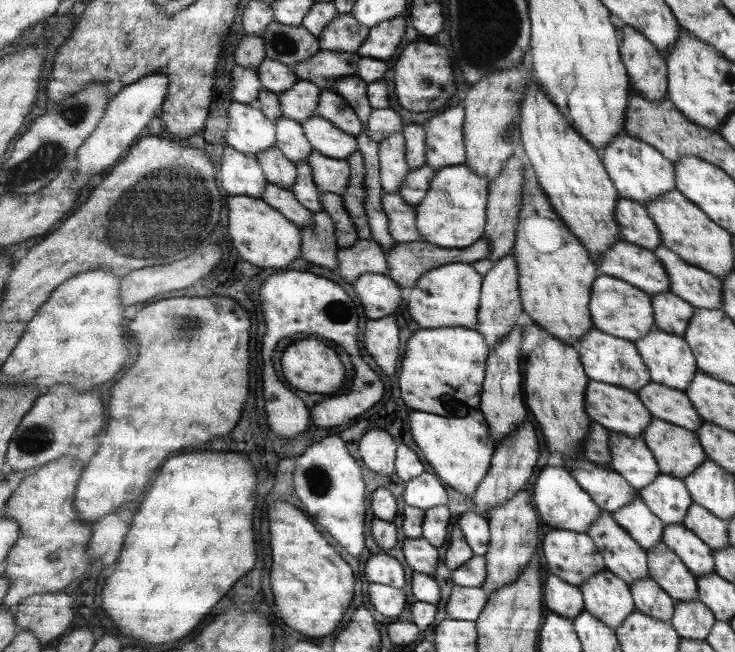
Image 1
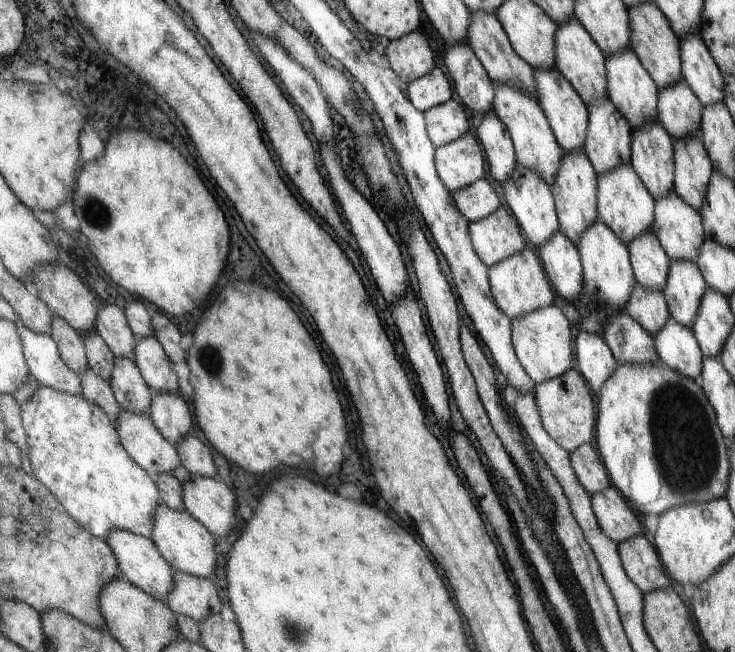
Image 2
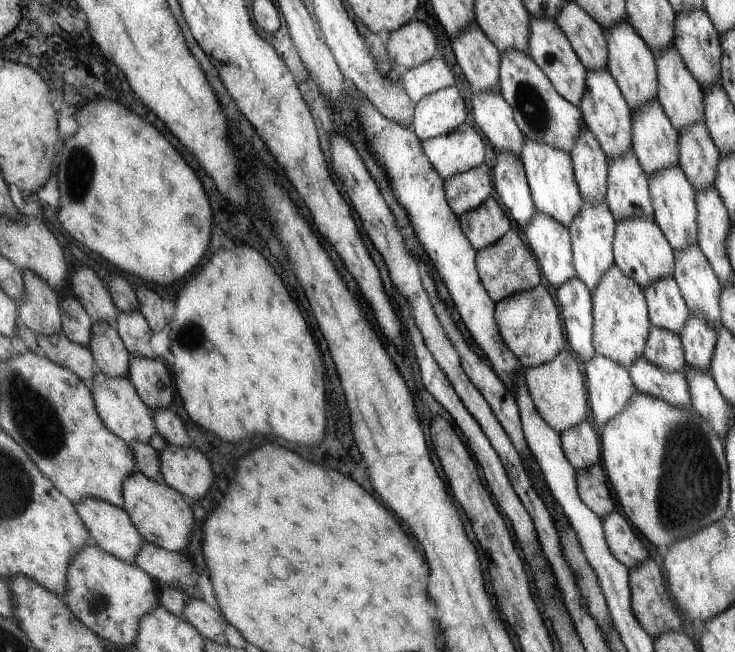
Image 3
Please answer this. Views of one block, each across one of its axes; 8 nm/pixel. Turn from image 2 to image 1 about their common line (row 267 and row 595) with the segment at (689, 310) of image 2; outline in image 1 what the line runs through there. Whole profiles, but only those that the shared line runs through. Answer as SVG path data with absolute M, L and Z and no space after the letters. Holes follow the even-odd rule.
M658 544L647 551L647 565L651 578L675 602L690 602L699 599L698 578L688 570L686 563L666 544Z

